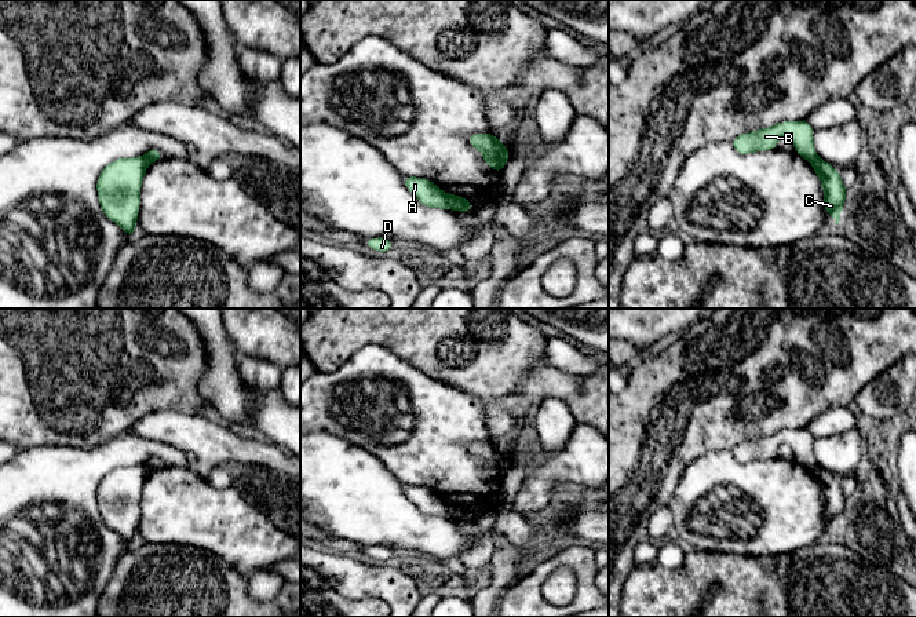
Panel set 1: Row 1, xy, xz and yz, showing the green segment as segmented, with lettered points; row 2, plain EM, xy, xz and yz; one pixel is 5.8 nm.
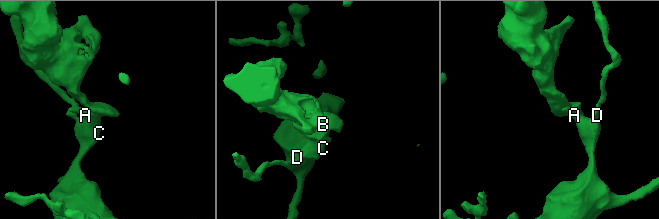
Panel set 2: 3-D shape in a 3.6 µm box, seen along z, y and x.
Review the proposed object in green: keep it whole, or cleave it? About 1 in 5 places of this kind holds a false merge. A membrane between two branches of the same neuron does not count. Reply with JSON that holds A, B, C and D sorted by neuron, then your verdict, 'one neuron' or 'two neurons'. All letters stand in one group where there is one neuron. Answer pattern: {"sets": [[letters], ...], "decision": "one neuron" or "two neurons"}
{"sets": [["A", "C", "D"], ["B"]], "decision": "two neurons"}

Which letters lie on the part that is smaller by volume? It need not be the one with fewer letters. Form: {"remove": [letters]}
{"remove": ["B"]}

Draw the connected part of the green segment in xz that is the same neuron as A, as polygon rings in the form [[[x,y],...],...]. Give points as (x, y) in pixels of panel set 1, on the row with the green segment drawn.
[[[404,176],[405,187],[428,208],[453,209],[446,194],[433,182],[417,178]]]

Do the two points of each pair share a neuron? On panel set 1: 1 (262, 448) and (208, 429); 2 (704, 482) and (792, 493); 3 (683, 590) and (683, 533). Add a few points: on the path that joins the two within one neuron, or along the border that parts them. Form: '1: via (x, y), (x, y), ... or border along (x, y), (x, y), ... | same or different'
1: via (248, 448), (227, 448), (222, 442) | same
2: via (726, 475), (744, 475), (770, 482) | same
3: border along (689, 546), (697, 550), (721, 552) | different

